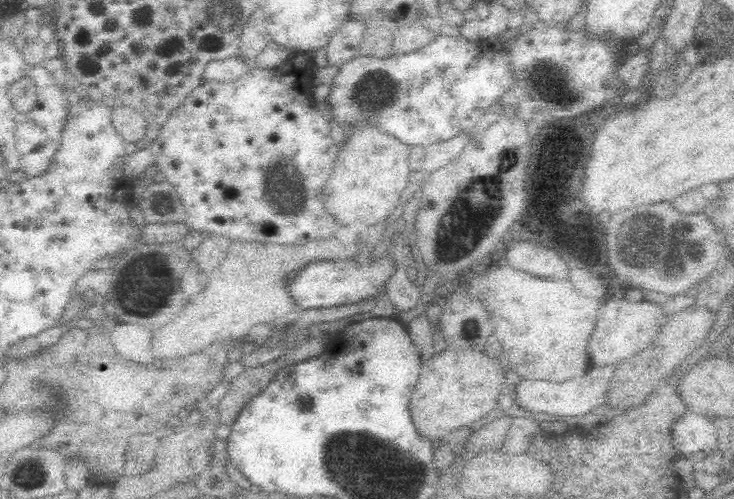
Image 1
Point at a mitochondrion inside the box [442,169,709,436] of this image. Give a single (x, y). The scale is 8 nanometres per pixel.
(652, 246)

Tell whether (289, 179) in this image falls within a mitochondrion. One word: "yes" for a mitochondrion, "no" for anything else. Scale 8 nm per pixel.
yes

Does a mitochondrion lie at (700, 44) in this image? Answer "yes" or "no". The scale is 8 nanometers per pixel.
no

